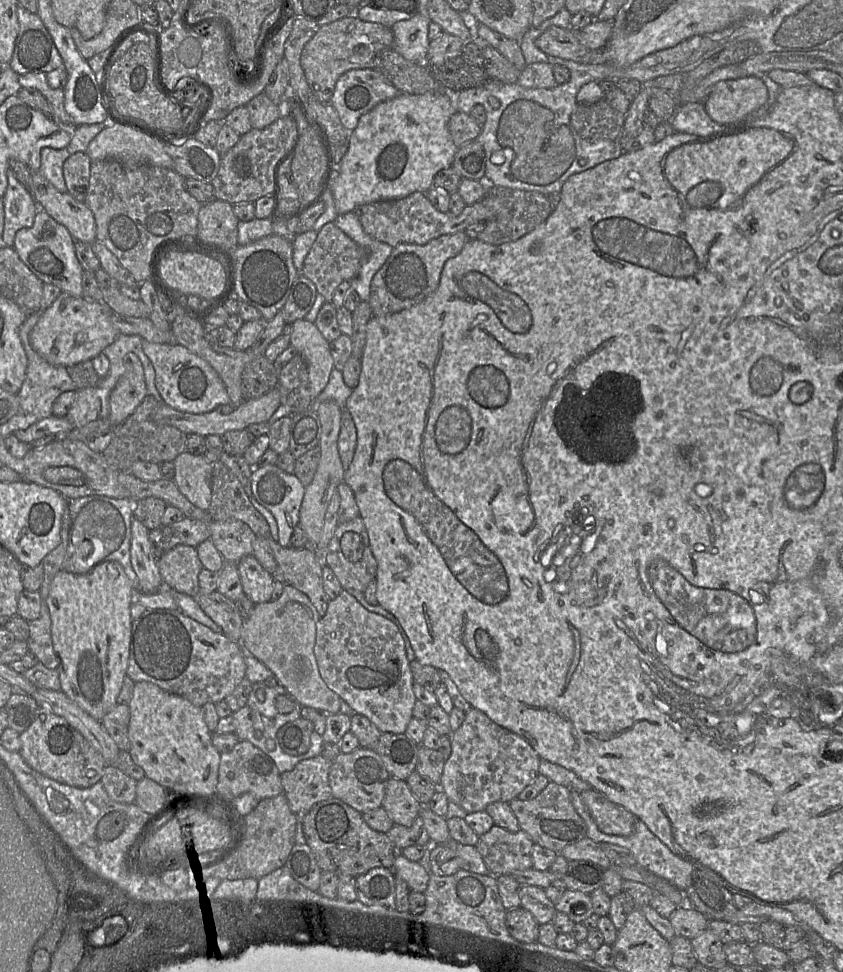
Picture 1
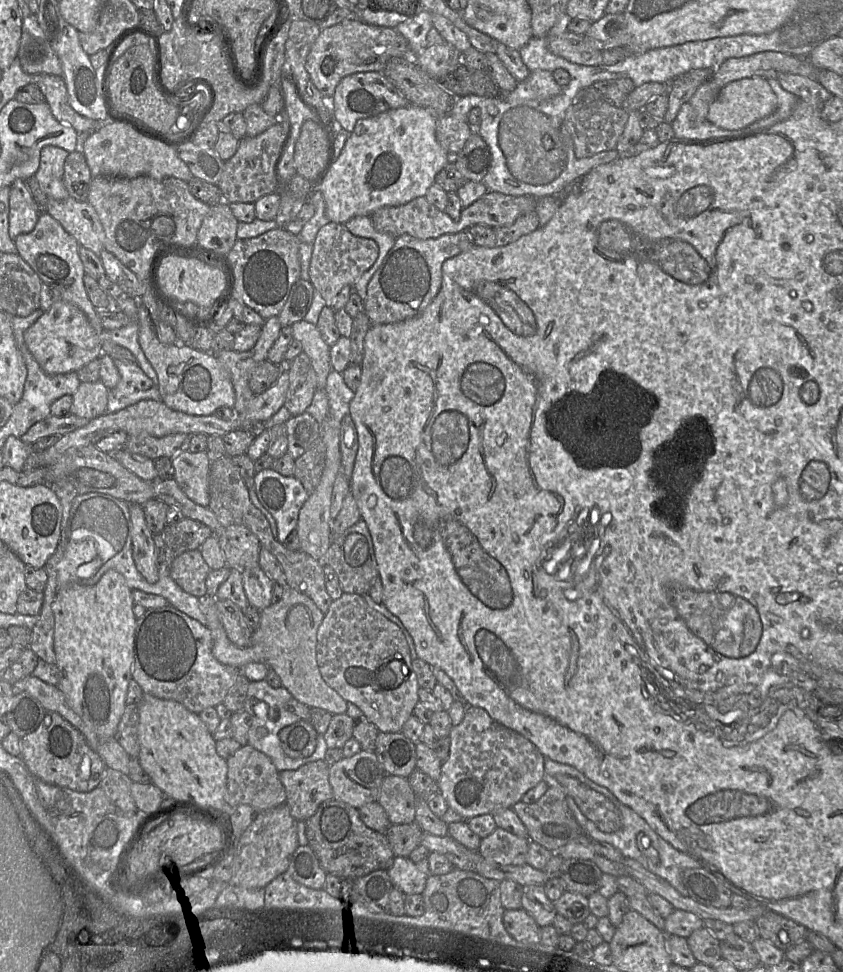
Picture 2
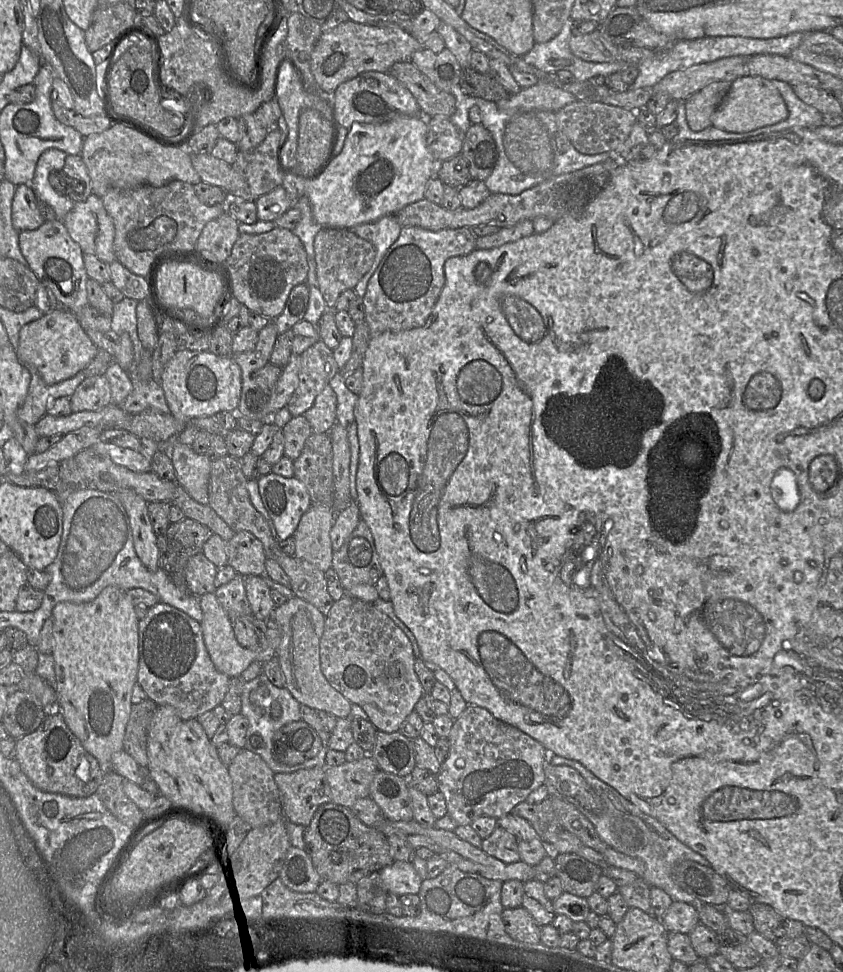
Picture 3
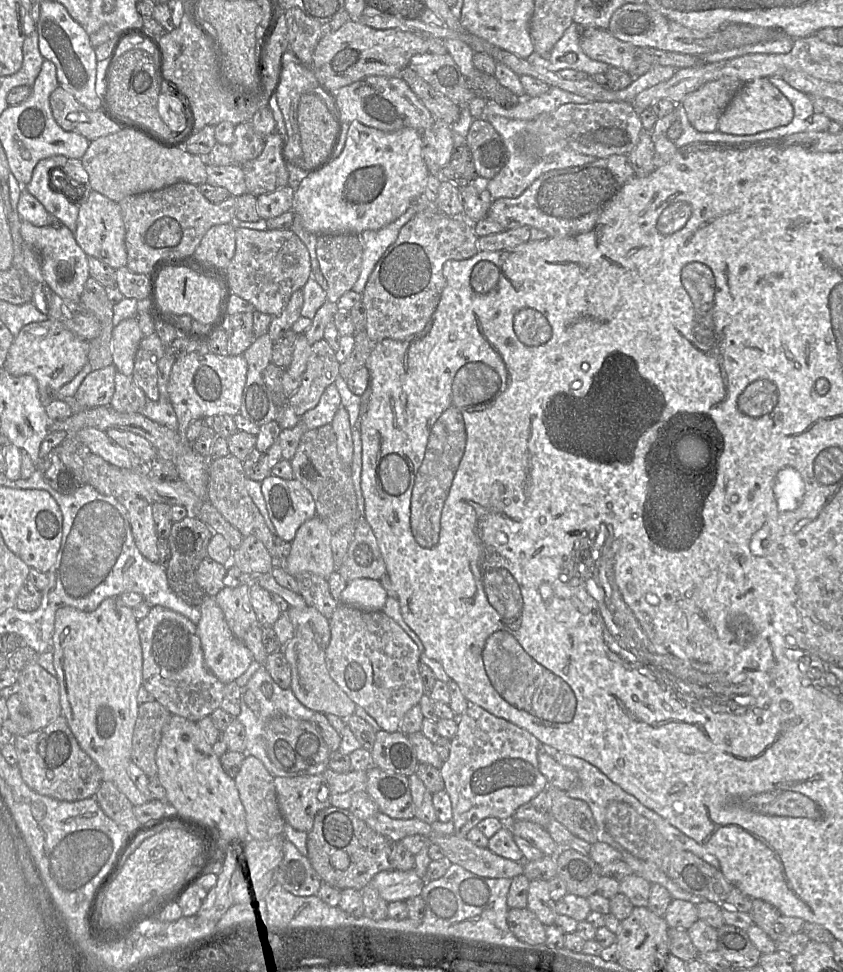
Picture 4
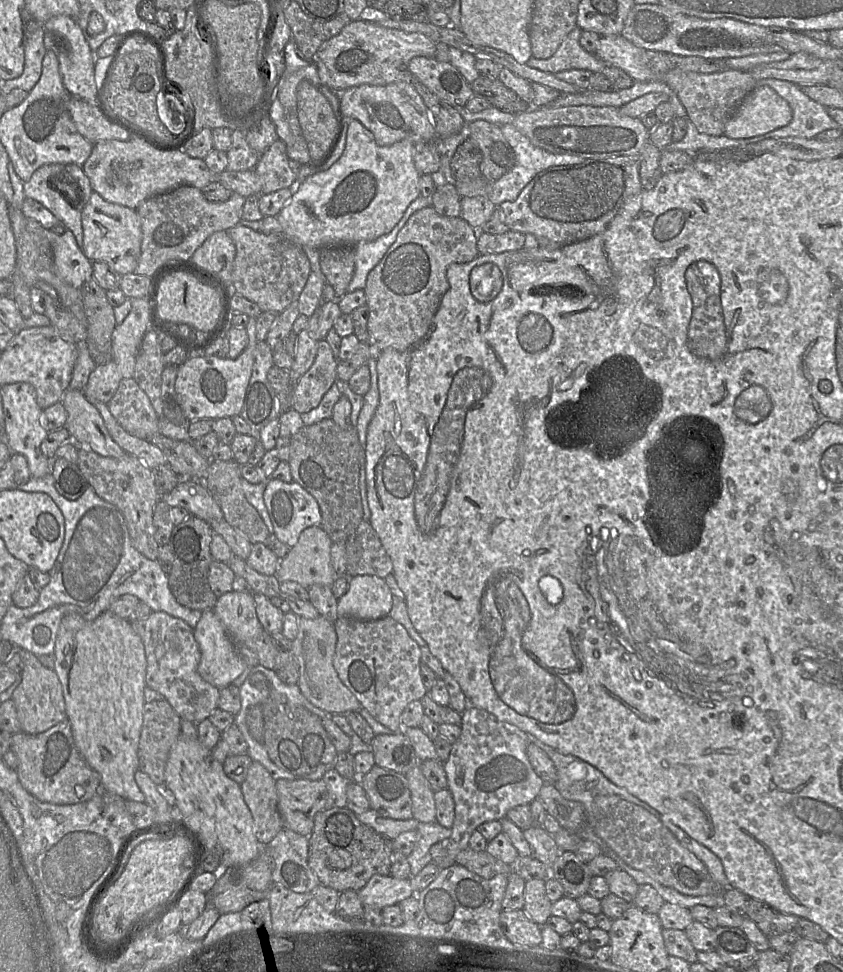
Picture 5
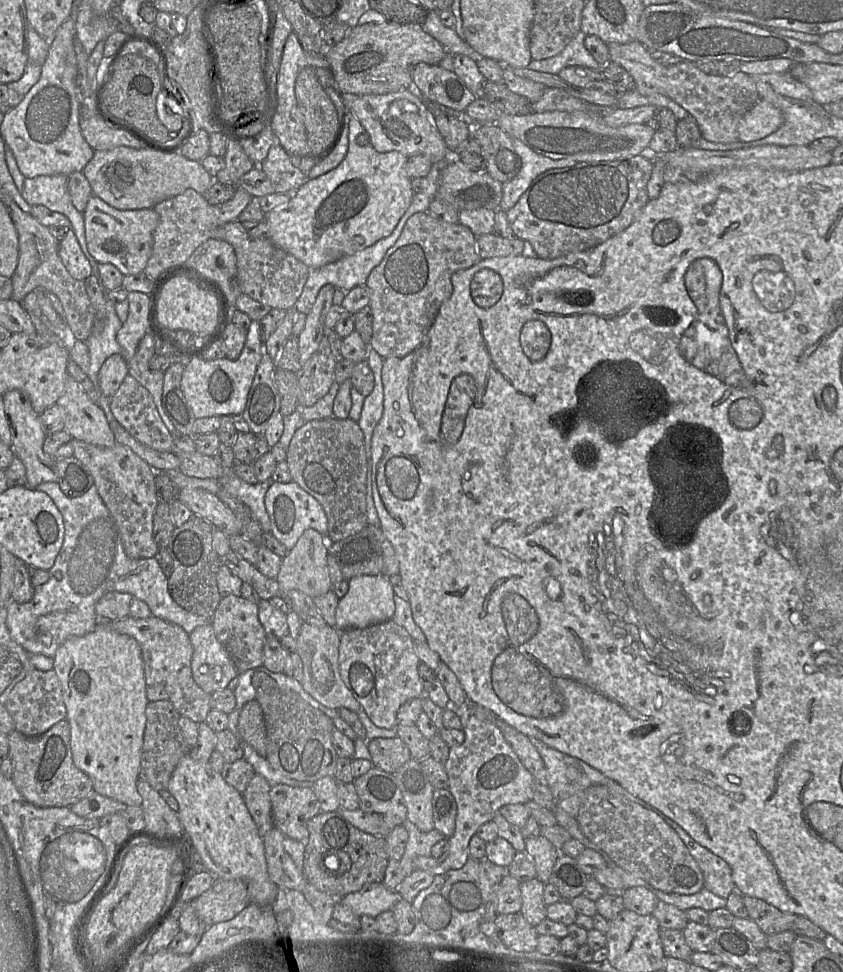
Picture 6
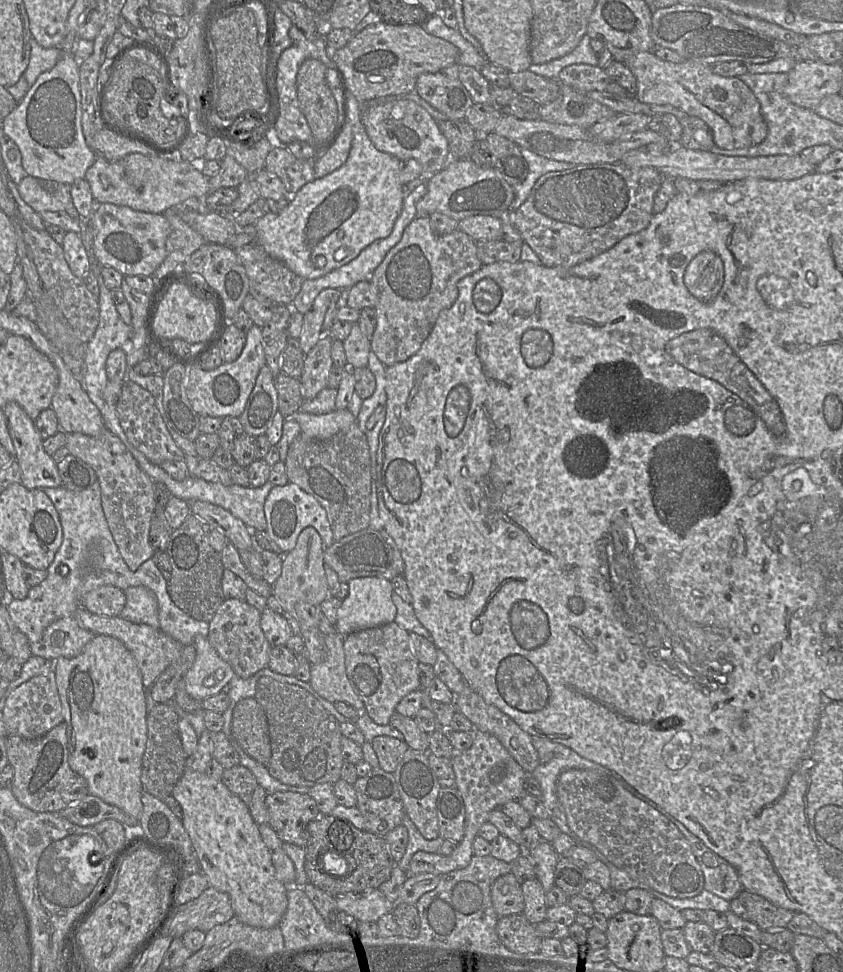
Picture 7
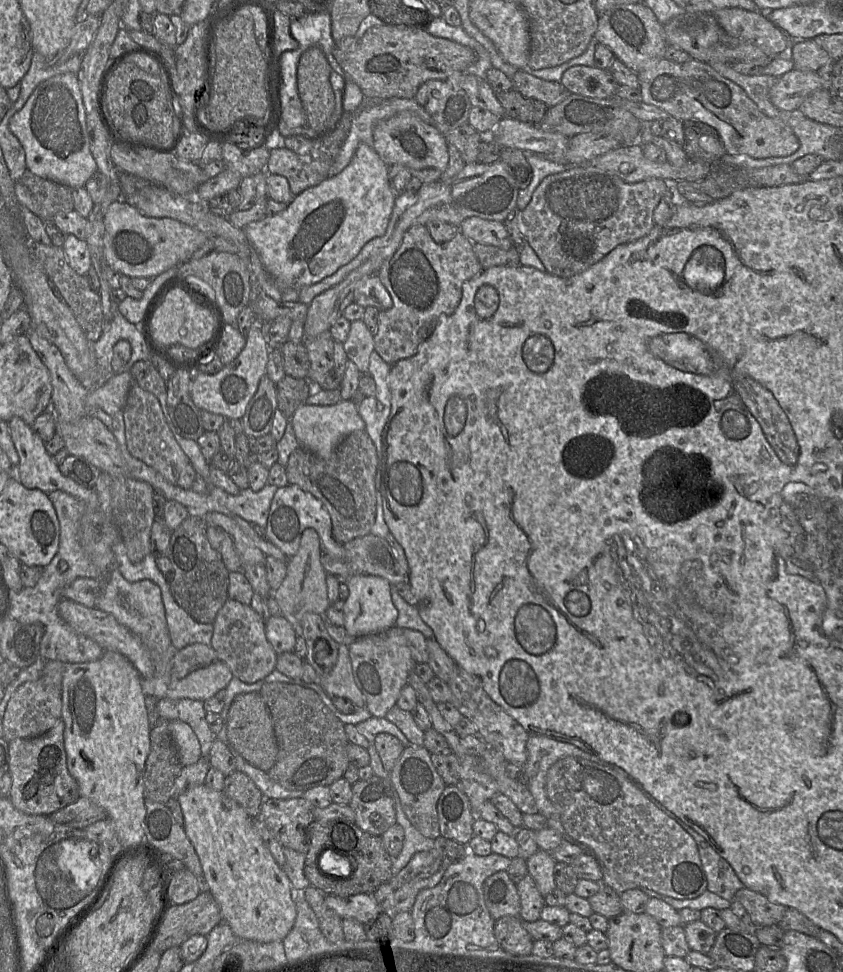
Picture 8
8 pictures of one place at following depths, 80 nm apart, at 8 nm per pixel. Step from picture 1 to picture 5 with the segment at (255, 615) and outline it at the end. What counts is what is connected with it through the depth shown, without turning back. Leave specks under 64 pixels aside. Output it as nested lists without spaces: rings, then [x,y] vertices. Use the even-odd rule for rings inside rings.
[[[319,616],[315,619],[298,618],[298,634],[292,641],[291,652],[299,665],[297,682],[301,693],[314,706],[331,714],[359,712],[363,708],[354,694],[340,680],[333,658],[336,649],[337,635],[334,624]]]

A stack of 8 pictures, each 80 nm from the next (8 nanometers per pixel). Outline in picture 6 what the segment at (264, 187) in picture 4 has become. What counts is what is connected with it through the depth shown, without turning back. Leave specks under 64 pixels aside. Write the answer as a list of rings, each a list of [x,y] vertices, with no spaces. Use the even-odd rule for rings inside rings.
[[[279,143],[273,144],[269,149],[266,158],[256,166],[259,166],[266,174],[272,183],[275,193],[293,193],[309,180],[308,174],[303,173],[293,166],[290,160],[290,154]]]

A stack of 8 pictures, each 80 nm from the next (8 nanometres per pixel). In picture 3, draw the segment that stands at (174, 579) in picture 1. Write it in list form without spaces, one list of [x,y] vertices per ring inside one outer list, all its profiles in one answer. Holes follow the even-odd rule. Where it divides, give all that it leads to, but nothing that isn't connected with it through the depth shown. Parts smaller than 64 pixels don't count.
[[[202,553],[192,556],[186,565],[185,576],[190,593],[202,596],[215,593],[215,578],[219,568]]]

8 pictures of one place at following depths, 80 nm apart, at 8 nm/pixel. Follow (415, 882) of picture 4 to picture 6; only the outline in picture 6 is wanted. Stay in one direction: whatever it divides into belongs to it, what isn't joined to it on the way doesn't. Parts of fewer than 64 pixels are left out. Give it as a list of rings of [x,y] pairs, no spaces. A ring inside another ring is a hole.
[[[375,882],[343,896],[340,902],[359,916],[368,915],[376,918],[380,913],[392,909],[399,899],[397,891],[389,890],[383,882]]]

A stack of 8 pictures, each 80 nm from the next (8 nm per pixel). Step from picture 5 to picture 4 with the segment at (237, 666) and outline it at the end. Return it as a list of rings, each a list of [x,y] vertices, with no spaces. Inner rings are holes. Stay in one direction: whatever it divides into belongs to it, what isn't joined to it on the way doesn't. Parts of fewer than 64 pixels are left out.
[[[206,596],[201,606],[201,618],[197,624],[198,636],[204,655],[207,669],[222,683],[235,681],[250,666],[254,660],[252,652],[238,640],[231,632],[222,609],[217,604],[215,597]]]

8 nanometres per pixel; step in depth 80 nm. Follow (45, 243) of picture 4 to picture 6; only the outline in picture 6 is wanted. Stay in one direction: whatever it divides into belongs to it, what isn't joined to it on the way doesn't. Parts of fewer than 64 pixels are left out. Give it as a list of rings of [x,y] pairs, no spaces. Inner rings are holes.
[[[67,229],[64,238],[59,241],[58,255],[74,279],[83,281],[93,274],[91,265],[83,254],[72,229]]]

